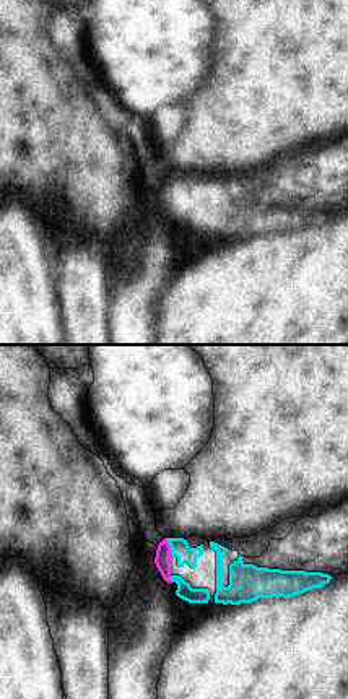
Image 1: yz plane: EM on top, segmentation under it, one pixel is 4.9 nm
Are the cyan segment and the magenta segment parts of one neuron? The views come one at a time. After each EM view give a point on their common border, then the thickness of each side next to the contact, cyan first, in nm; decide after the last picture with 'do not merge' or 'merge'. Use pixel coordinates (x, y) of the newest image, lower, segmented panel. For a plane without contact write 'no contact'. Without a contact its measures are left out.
contact (169, 545); calibres 90 and 80 nm

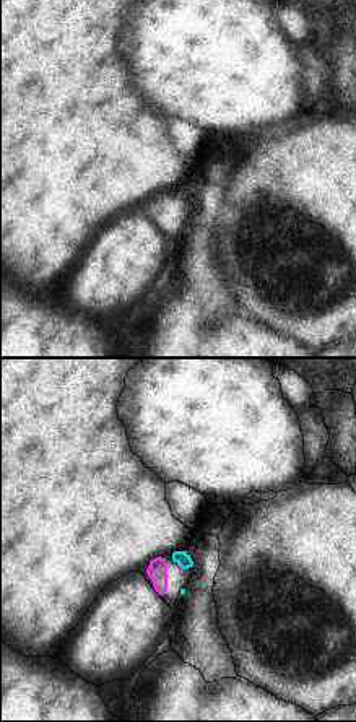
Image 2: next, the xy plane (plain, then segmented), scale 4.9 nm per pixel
contact (181, 566); calibres 70 and 20 nm

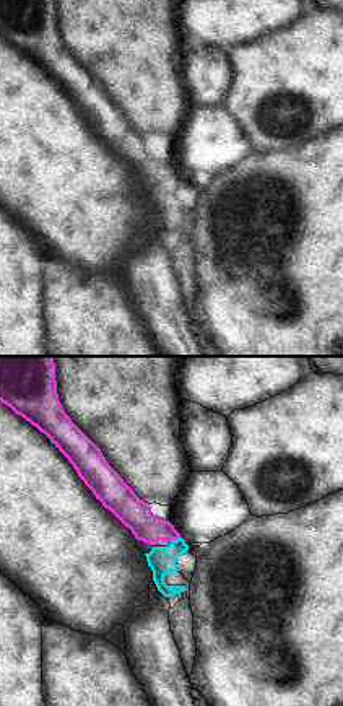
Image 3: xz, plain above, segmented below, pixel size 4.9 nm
contact (174, 540); calibres 140 and 160 nm

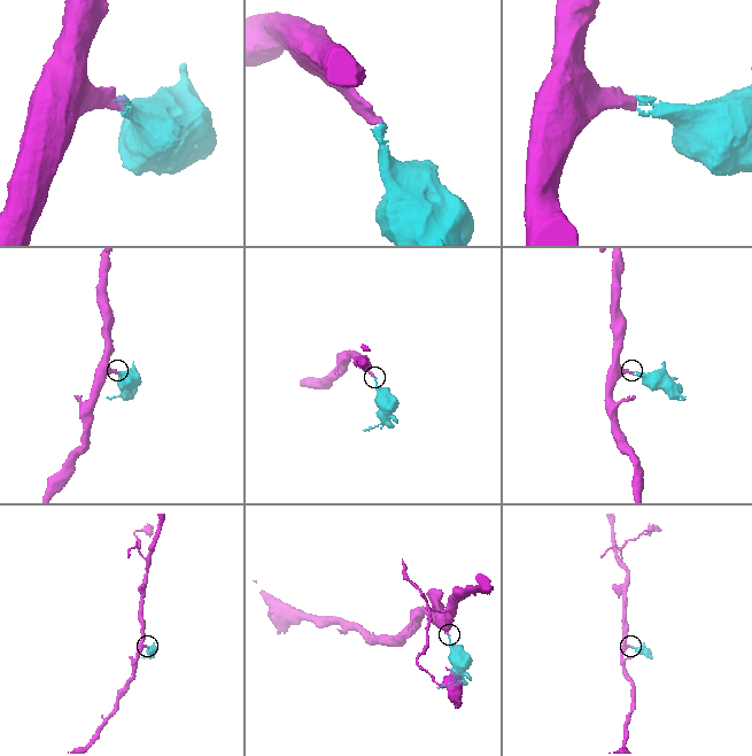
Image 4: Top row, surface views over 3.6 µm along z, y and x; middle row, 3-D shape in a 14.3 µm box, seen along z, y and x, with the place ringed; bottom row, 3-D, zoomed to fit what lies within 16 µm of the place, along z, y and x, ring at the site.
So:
merge

